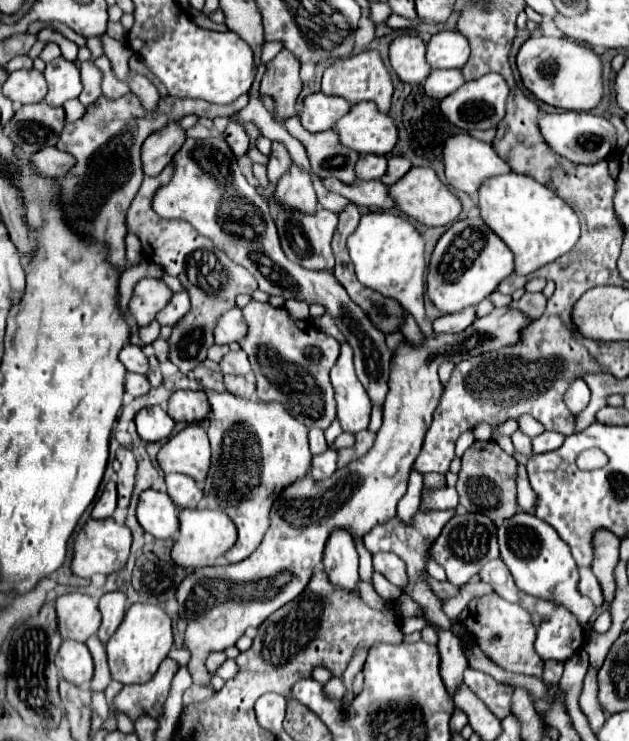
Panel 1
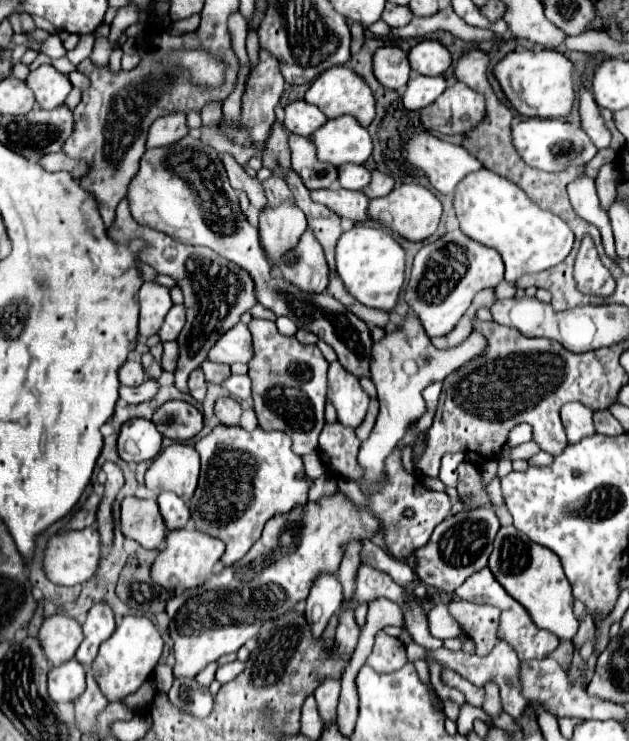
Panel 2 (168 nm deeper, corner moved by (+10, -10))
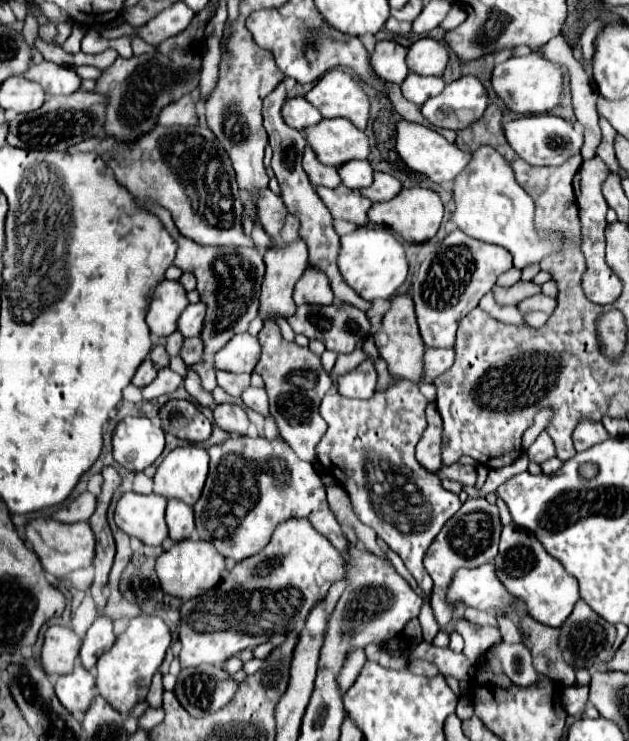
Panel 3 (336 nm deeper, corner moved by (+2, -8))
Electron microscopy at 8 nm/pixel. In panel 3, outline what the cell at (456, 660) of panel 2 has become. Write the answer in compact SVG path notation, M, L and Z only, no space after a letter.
M498 616L498 624L500 624L500 632L502 632L502 642L516 644L516 642L522 640L520 628L512 620L506 620L504 616Z

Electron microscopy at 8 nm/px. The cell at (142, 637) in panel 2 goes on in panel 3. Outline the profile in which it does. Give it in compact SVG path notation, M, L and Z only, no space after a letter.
M138 616L130 620L130 626L116 638L114 646L98 658L96 664L96 686L126 716L136 702L142 702L148 694L150 680L158 666L162 664L166 650L170 646L170 632L162 618L158 616Z

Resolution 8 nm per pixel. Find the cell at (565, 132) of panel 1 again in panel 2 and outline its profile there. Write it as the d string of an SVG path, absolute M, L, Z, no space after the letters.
M530 118L512 124L512 146L516 148L518 156L532 168L546 170L546 172L560 172L568 166L584 166L588 160L594 158L598 148L590 142L586 132L578 126L572 126L564 120L544 120L544 118Z

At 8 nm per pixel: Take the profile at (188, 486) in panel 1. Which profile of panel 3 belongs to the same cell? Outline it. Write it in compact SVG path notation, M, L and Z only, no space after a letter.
M168 500L166 524L168 524L168 530L170 530L170 538L174 542L190 538L192 532L194 532L194 512L192 512L192 506L188 506L182 500Z

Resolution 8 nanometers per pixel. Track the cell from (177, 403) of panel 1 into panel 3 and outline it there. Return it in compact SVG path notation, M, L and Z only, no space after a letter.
M168 400L160 408L160 420L164 432L188 442L208 440L212 432L210 420L188 400Z

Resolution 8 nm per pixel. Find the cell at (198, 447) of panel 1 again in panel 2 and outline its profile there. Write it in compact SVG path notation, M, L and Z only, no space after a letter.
M172 444L160 452L146 472L146 488L154 494L166 490L188 502L196 490L200 456L192 444Z

